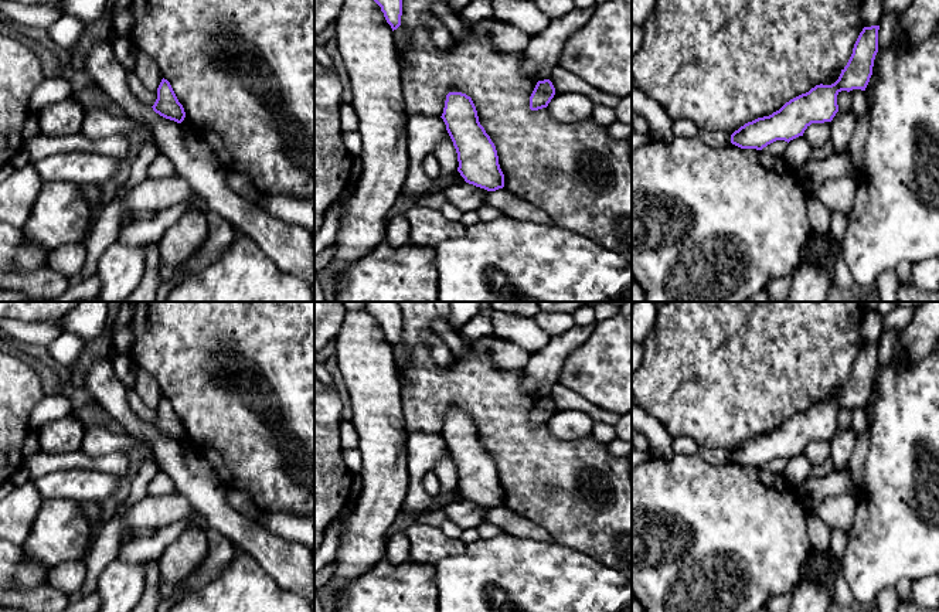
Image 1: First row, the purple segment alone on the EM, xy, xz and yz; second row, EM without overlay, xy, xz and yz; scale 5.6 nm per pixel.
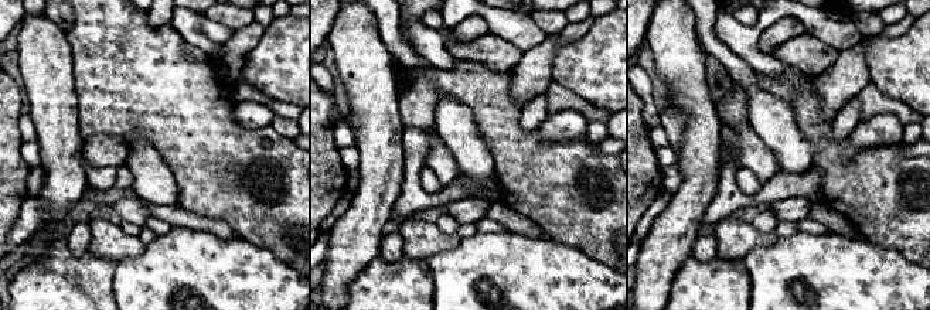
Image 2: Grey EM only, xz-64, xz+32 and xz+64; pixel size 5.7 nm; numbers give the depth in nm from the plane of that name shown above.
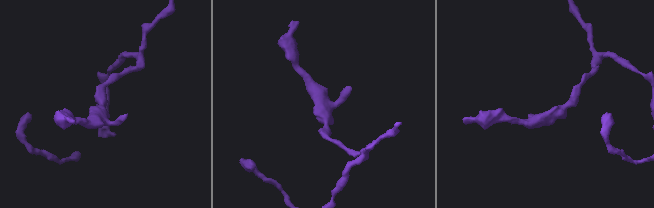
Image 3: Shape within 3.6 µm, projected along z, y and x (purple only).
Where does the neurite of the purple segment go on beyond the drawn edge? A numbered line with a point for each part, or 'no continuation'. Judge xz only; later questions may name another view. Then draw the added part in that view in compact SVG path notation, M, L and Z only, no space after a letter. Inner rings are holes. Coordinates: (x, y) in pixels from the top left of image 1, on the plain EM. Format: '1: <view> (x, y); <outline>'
no continuation

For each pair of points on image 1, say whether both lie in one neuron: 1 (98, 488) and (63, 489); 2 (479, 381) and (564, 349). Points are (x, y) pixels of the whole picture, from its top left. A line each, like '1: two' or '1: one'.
1: one
2: two

